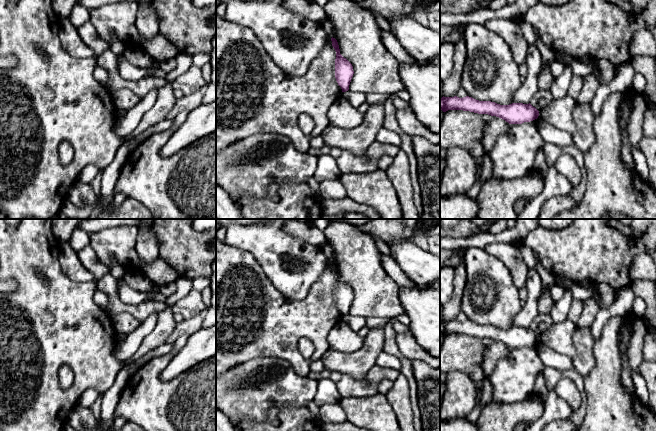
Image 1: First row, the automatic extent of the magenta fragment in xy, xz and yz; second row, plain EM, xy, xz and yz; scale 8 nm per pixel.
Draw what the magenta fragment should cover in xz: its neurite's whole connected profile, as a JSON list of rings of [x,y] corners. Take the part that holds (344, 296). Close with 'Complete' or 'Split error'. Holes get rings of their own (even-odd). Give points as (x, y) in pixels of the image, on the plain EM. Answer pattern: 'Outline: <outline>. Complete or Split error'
Outline: [[[331,262],[332,270],[336,275],[335,283],[335,302],[342,316],[349,314],[349,309],[353,301],[354,295],[352,288],[340,278],[338,266],[335,262]]]. Complete

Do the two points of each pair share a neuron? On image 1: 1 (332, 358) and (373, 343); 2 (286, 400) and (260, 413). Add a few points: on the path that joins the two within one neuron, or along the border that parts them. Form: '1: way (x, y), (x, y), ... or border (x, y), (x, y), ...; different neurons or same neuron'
1: way (343, 359), (361, 359), (366, 354); same neuron
2: way (279, 399), (273, 399), (266, 406); same neuron

